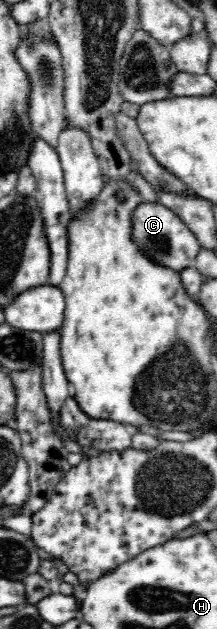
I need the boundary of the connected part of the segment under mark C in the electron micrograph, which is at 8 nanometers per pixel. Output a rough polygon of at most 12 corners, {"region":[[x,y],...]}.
{"region":[[139,202],[131,239],[153,263],[195,267],[201,244],[168,207]]}

